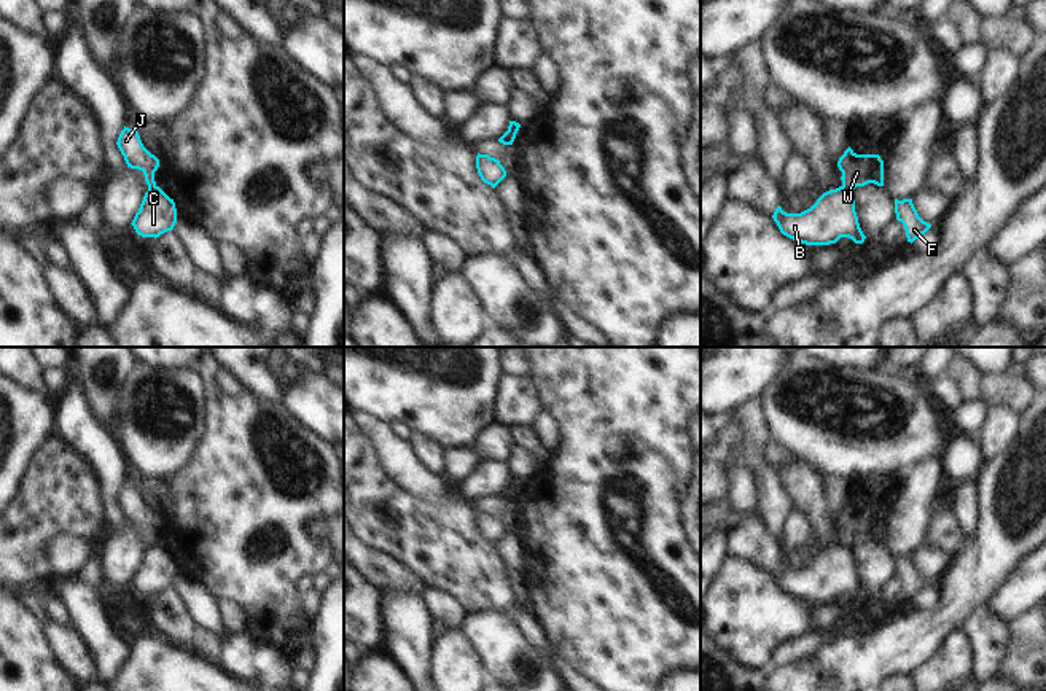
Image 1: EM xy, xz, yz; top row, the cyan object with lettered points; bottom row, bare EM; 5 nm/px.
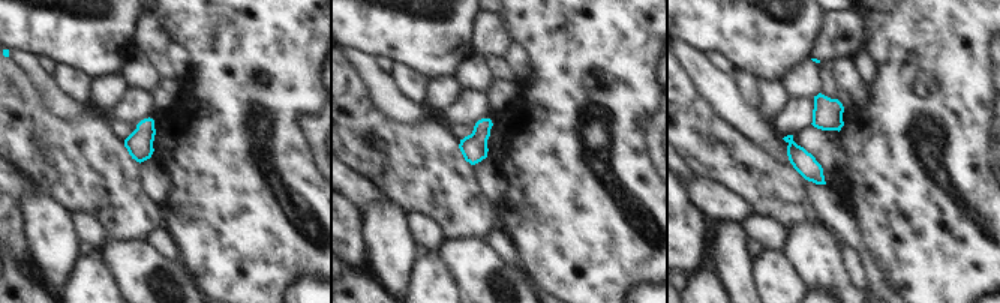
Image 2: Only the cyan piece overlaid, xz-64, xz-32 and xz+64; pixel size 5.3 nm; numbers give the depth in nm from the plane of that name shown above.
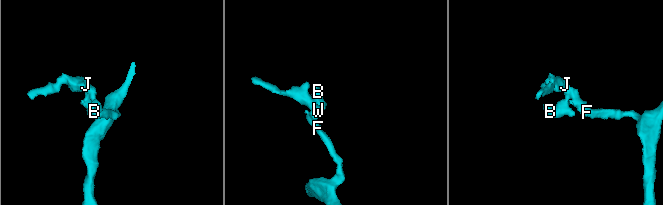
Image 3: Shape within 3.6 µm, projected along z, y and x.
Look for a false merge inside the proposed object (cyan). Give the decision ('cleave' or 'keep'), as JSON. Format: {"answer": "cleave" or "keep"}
{"answer": "cleave"}

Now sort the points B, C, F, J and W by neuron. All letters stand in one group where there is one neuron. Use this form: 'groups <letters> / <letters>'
groups B C / F J W

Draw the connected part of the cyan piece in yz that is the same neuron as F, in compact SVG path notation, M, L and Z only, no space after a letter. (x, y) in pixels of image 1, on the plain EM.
M895 556L895 570L896 576L903 580L907 599L911 600L931 584L930 580L923 578L919 573L912 560L912 556L903 556L903 557Z

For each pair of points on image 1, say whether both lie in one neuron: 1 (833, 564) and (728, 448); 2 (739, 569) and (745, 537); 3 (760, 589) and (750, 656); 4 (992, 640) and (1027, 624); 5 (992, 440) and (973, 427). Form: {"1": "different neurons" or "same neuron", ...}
{"1": "different neurons", "2": "different neurons", "3": "same neuron", "4": "different neurons", "5": "different neurons"}

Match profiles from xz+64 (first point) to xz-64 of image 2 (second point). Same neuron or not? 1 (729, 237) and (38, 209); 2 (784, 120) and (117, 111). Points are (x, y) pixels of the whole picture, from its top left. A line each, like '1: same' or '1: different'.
1: same
2: same

